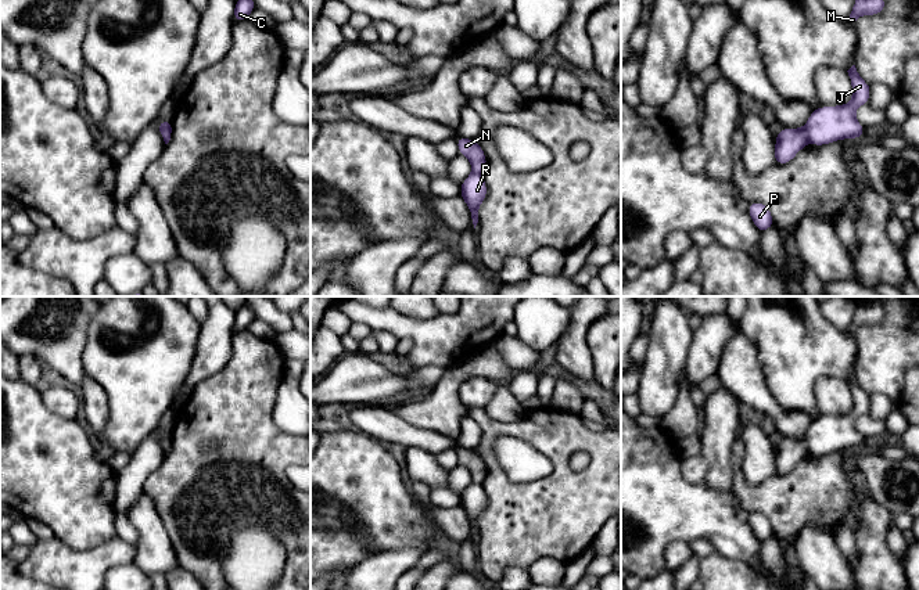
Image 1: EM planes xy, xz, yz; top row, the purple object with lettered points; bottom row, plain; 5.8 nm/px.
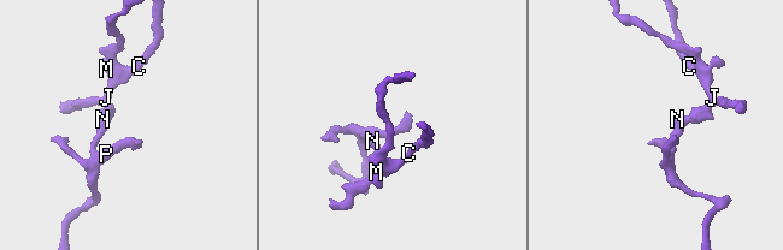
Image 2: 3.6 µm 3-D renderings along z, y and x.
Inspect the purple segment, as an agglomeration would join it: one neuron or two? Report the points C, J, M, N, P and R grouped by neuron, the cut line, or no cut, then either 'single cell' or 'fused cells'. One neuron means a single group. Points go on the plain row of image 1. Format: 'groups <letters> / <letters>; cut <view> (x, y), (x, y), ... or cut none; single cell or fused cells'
groups C J M R / N P; cut yz (804, 438), (808, 450); fused cells

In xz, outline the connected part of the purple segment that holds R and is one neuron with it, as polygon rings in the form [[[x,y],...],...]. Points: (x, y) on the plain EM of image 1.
[[[473,482],[460,496],[460,506],[467,514],[474,539],[478,533],[478,517],[487,507],[487,496],[481,483]]]

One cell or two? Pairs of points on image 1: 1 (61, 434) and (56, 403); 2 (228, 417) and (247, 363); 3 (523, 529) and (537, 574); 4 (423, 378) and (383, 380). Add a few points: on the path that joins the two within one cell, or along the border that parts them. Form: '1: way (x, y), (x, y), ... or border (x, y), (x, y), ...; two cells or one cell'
1: border (40, 392), (42, 402), (50, 410), (75, 418); two cells
2: way (236, 403), (247, 387), (247, 377); one cell
3: border (564, 562), (552, 557), (541, 557), (527, 569); two cells
4: way (413, 380), (392, 380); one cell

